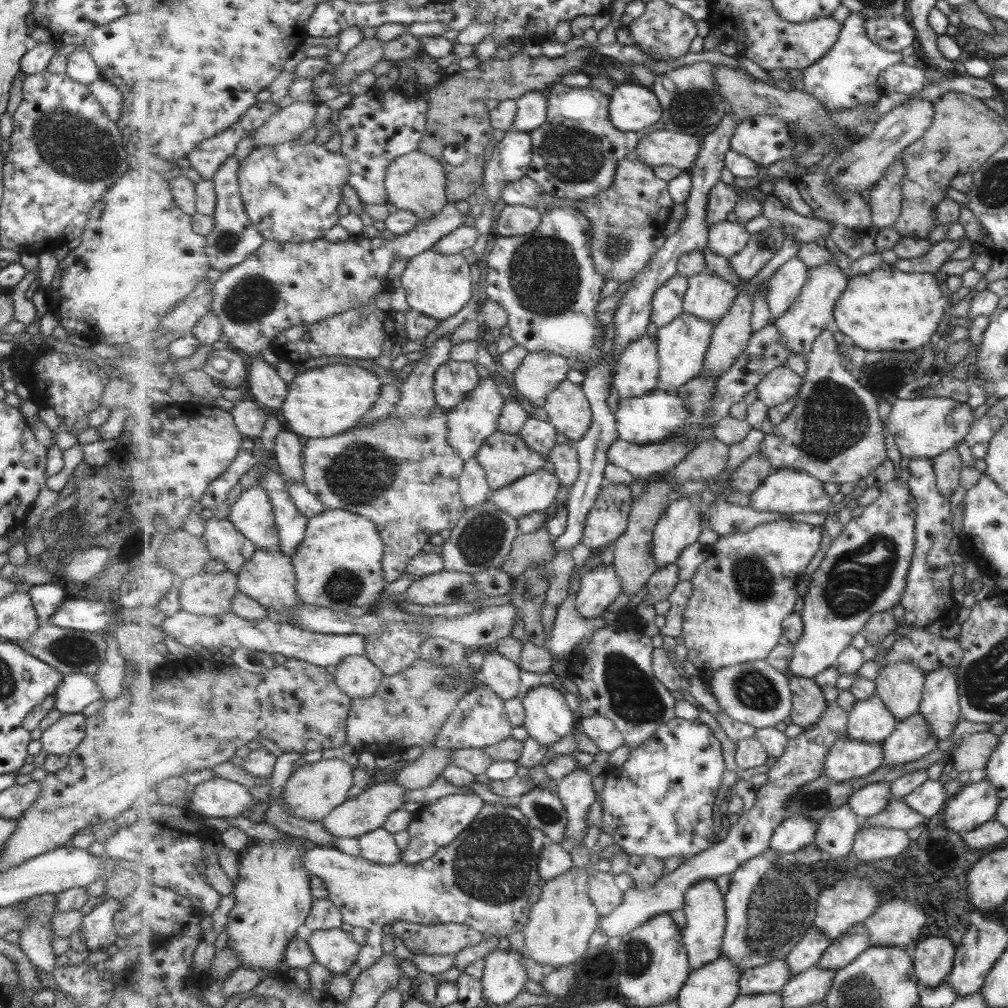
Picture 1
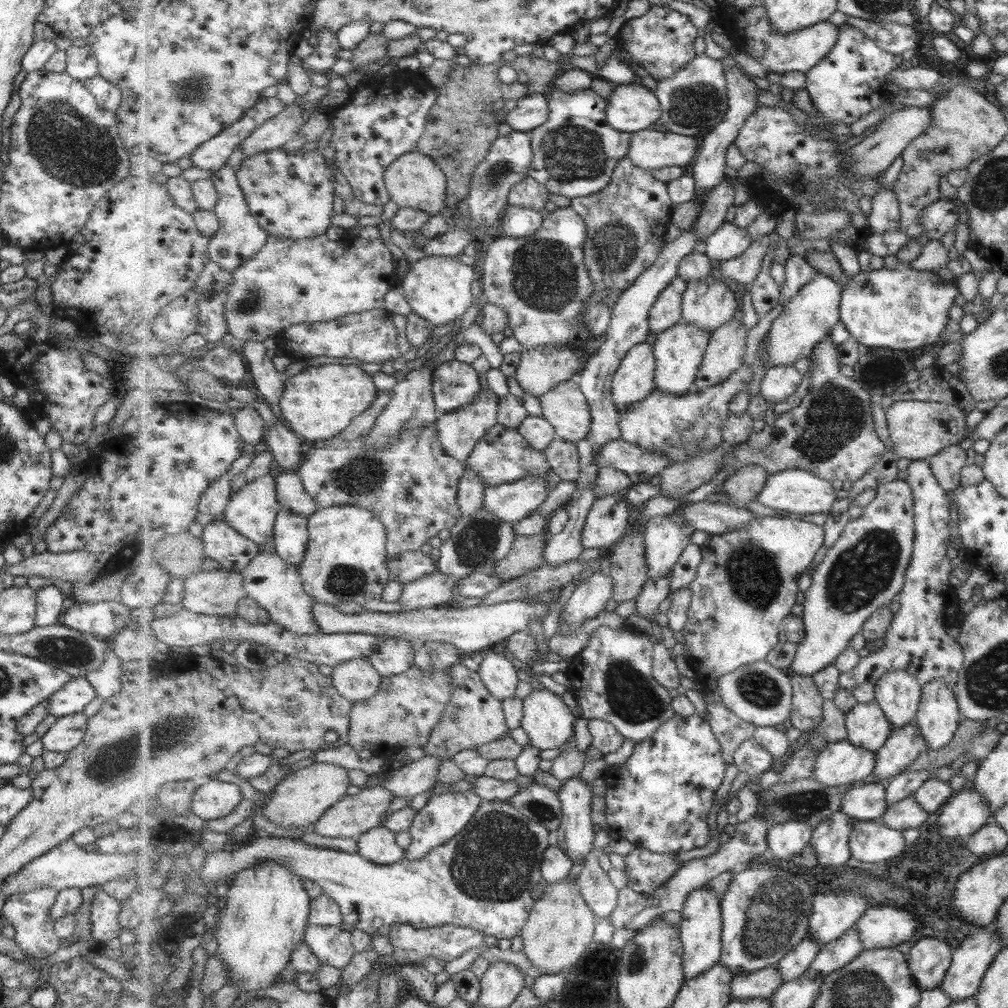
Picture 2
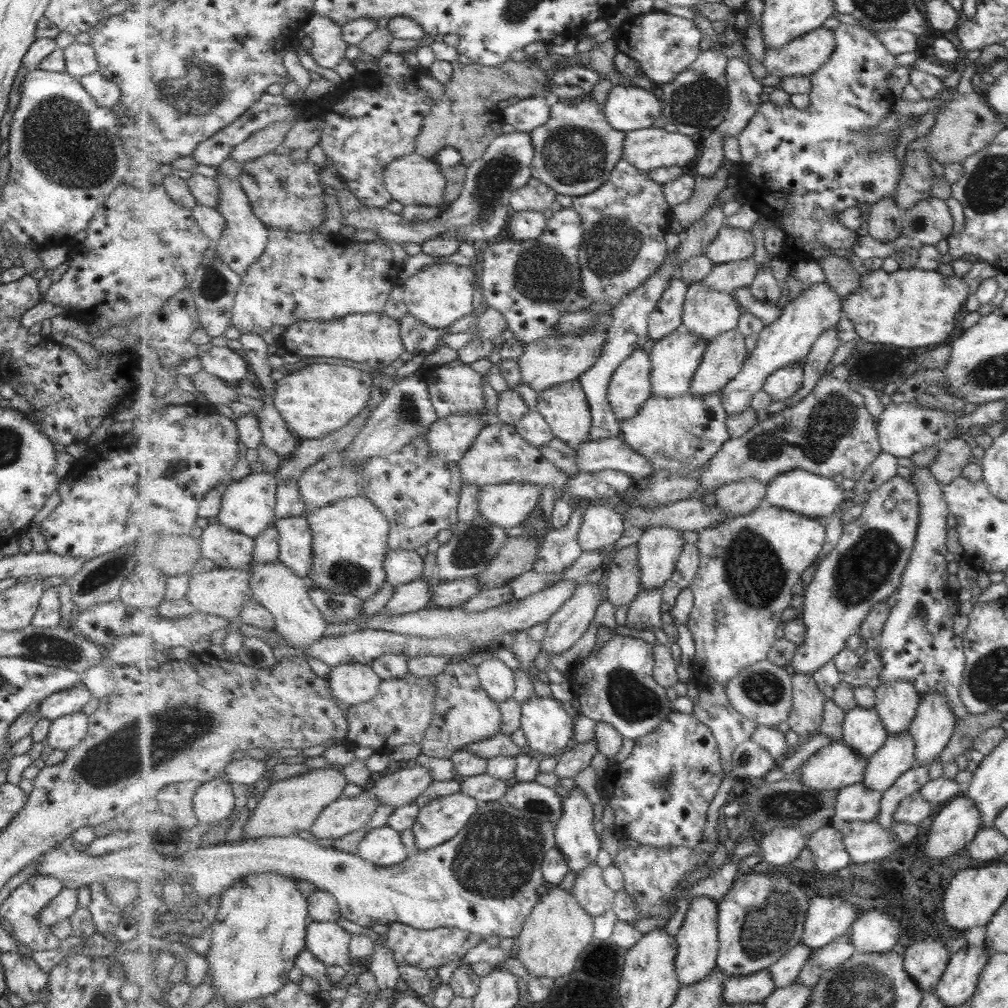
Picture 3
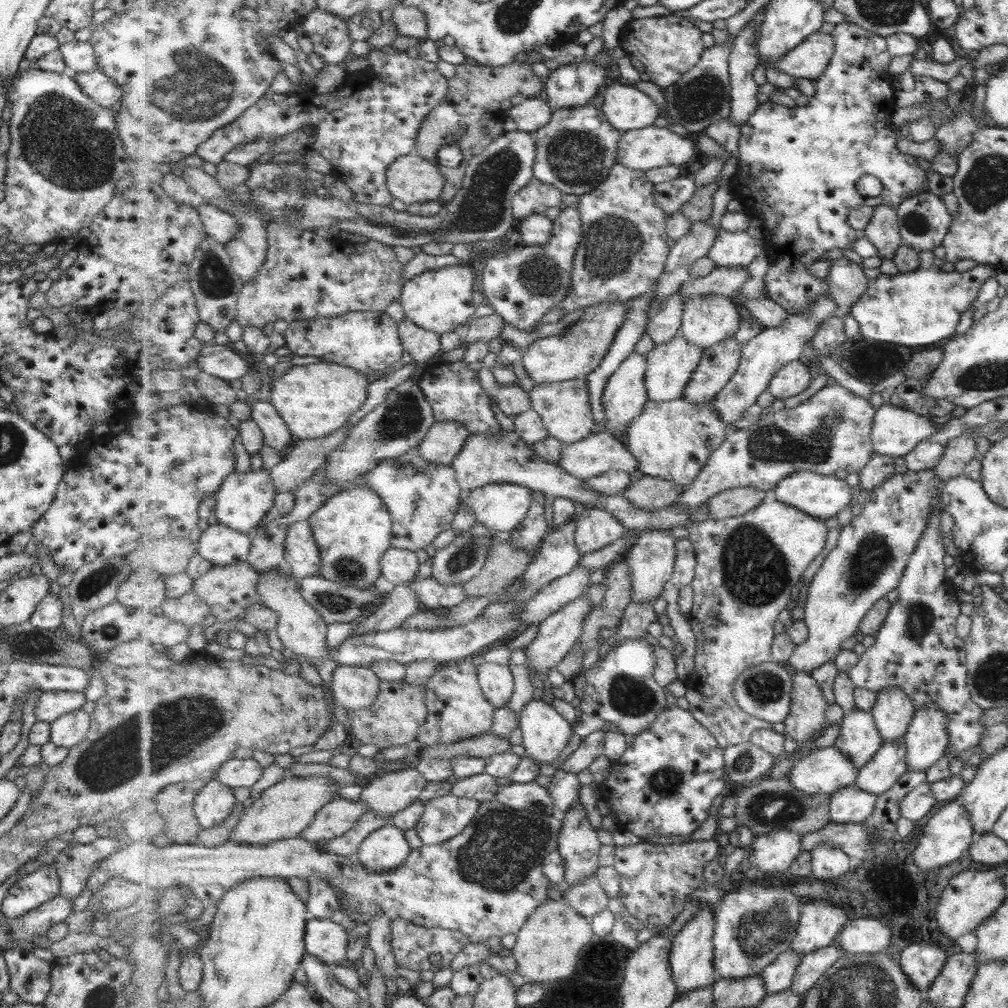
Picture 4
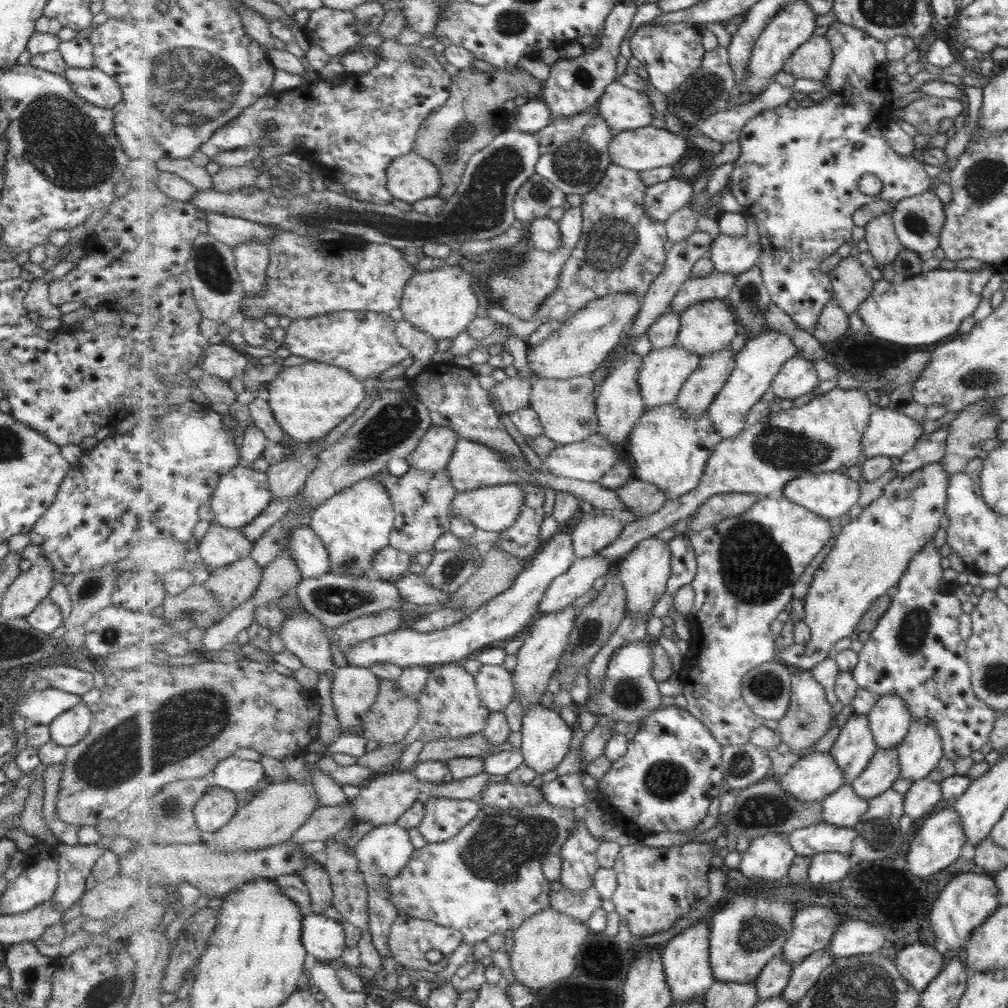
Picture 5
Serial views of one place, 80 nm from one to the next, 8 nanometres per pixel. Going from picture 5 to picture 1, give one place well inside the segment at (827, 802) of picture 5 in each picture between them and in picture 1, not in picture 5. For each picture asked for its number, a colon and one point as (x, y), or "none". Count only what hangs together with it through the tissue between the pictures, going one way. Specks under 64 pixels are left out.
1: (872, 799)
2: (865, 801)
3: (857, 802)
4: (850, 805)

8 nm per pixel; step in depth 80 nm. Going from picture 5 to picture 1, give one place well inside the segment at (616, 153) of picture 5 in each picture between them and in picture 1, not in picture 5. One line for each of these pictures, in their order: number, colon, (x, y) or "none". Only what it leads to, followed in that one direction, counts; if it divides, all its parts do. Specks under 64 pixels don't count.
1: (663, 147)
2: (656, 147)
3: (649, 148)
4: (644, 149)

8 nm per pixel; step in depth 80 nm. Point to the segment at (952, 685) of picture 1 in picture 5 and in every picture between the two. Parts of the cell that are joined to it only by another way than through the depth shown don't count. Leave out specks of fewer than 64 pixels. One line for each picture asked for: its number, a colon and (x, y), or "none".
2: (937, 716)
3: (932, 727)
4: (926, 739)
5: (920, 750)

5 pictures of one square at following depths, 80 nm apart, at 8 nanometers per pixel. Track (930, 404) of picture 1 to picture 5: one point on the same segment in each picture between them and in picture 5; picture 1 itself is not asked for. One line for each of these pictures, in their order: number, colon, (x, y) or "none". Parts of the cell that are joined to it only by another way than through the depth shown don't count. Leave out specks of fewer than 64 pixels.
2: (918, 430)
3: (905, 429)
4: (897, 431)
5: (890, 433)

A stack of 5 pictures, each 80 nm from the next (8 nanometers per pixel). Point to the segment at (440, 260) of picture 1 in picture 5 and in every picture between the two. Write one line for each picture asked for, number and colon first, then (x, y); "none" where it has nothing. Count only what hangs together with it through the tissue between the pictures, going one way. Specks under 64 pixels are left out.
2: (438, 288)
3: (439, 294)
4: (442, 299)
5: (442, 302)

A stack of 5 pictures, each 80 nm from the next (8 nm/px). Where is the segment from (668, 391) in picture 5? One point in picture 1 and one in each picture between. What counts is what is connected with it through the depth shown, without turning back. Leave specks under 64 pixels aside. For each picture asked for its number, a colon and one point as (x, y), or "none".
1: (683, 344)
2: (680, 351)
3: (675, 360)
4: (670, 366)

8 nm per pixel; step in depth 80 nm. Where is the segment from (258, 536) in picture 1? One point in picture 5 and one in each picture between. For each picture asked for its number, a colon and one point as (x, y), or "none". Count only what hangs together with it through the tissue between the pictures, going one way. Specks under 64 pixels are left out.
2: (252, 510)
3: (248, 506)
4: (244, 500)
5: (244, 493)

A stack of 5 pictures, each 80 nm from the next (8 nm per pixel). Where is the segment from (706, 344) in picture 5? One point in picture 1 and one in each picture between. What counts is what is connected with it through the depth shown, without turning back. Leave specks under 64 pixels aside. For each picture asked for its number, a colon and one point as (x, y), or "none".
1: (709, 297)
2: (708, 303)
3: (709, 313)
4: (709, 319)

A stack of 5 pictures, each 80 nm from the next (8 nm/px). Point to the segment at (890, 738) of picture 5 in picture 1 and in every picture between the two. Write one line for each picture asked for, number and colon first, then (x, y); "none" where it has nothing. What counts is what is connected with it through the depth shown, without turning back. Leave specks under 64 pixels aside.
1: (901, 686)
2: (899, 692)
3: (897, 702)
4: (894, 710)

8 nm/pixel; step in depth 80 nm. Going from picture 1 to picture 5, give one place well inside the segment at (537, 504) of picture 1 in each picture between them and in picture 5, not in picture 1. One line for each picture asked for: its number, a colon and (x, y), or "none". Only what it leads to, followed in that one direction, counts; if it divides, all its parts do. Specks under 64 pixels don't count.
2: (512, 502)
3: (508, 504)
4: (502, 507)
5: (496, 509)

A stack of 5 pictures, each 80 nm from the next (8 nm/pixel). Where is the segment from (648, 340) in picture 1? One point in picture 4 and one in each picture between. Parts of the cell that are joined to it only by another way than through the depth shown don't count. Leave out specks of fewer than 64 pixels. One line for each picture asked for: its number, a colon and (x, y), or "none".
2: (635, 380)
3: (630, 388)
4: (625, 398)

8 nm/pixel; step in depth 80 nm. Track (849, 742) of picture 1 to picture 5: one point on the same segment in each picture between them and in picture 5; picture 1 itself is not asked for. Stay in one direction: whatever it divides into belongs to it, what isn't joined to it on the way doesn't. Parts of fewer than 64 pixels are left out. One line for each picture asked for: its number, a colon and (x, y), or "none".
2: (840, 763)
3: (833, 767)
4: (826, 770)
5: (813, 777)

